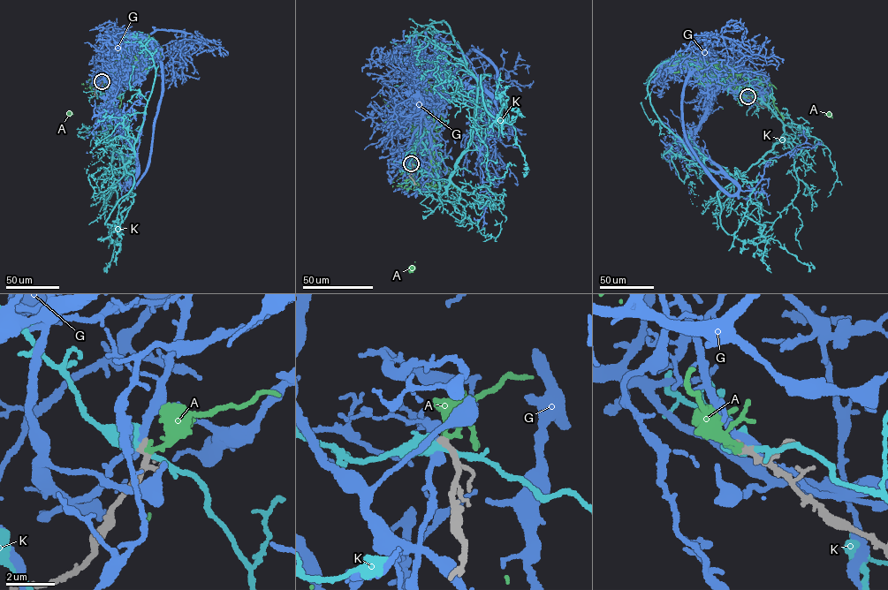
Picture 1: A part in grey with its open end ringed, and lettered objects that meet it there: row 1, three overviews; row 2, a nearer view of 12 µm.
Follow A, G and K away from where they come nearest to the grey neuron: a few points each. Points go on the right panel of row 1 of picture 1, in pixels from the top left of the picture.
A: (747, 96), (746, 93), (742, 97), (756, 94), (755, 79), (764, 74), (768, 105), (829, 115)
G: (747, 96), (731, 79), (714, 96), (694, 139), (697, 151), (741, 190), (756, 186), (770, 158), (822, 142)
K: (748, 96), (770, 109), (784, 134), (739, 177), (713, 171), (651, 106), (651, 74), (667, 64), (659, 71)

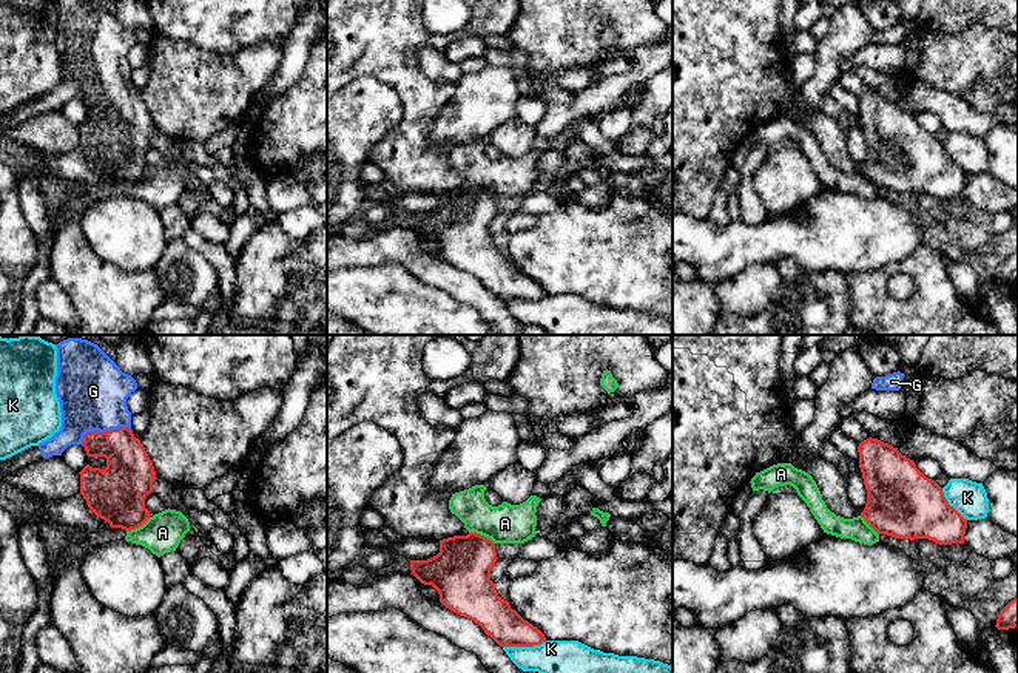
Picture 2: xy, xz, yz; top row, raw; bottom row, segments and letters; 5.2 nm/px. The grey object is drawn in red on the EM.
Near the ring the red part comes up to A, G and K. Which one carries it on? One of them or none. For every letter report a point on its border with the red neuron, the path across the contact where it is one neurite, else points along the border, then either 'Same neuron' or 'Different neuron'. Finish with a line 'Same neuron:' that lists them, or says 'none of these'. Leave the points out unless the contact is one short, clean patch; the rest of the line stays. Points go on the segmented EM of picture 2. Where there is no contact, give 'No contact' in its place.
A: Touches red at xz (480, 534). Boundary: xz (469, 531), (480, 533), (494, 544). Different neuron
G: Touches red at xy (102, 432). Path across: xy (128, 473), (127, 457), (102, 432), (93, 391). Same neuron
K: Touches red at xz (525, 645). Different neuron
Same neuron: G

